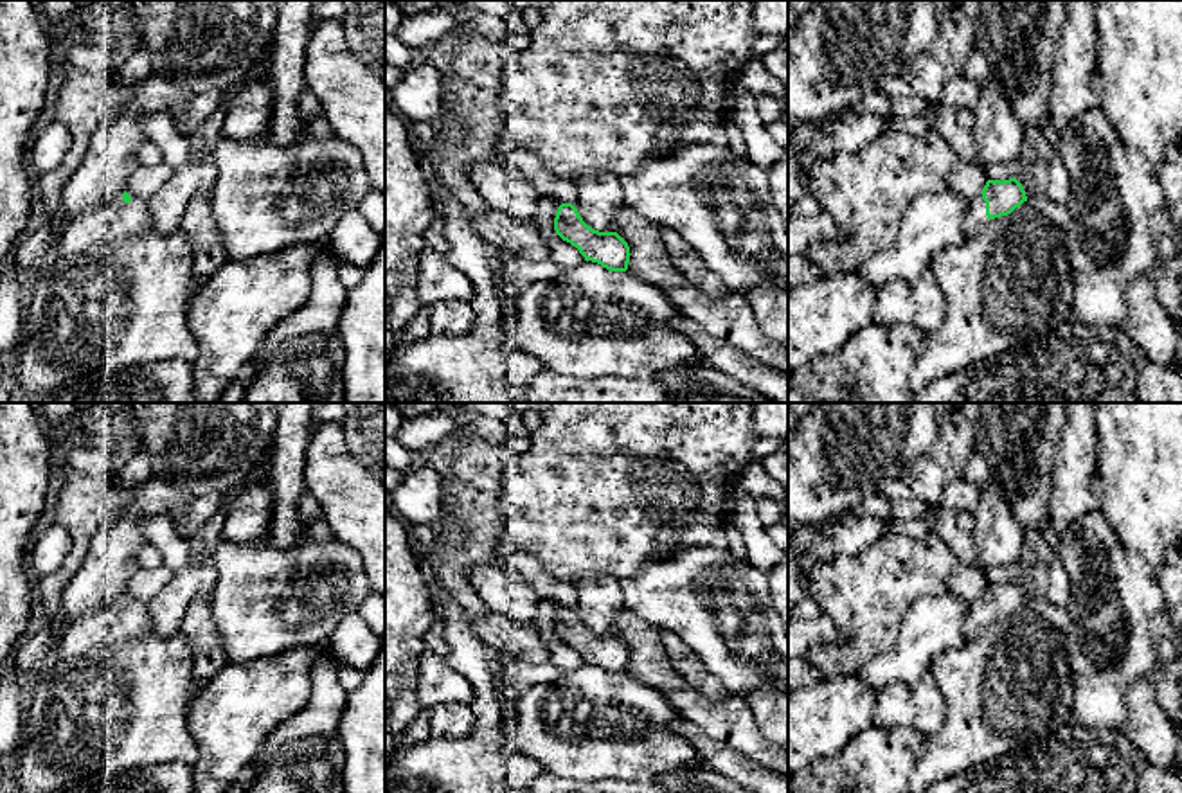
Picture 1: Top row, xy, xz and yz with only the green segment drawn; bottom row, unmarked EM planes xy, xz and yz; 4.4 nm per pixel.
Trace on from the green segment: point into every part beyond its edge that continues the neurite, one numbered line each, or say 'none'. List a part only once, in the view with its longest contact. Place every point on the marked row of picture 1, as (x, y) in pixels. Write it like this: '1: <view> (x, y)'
1: yz (976, 218)

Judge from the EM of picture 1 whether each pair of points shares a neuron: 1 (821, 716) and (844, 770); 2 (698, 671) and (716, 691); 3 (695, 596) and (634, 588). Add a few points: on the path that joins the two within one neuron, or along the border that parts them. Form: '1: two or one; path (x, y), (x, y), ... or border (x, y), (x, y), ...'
1: two; border (869, 725), (837, 752), (806, 768)
2: one; path (702, 677), (711, 686)
3: one; path (680, 594), (648, 594)

